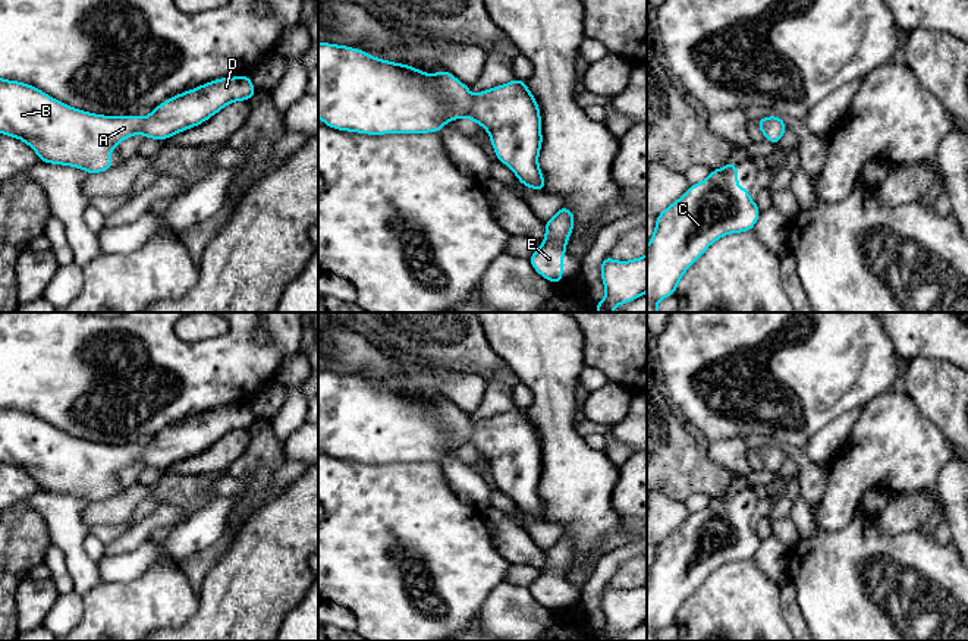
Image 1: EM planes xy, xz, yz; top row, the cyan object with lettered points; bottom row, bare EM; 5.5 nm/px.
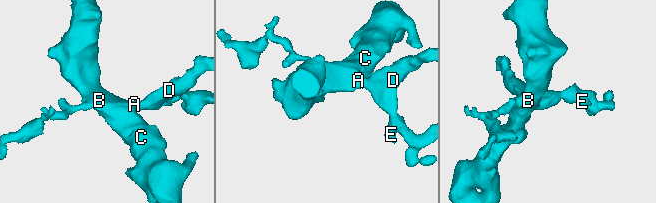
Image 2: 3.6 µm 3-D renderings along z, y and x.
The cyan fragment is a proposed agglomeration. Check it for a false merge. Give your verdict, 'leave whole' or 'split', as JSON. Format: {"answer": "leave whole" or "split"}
{"answer": "leave whole"}

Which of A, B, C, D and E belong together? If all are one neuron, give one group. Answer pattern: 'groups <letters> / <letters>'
groups A B C D E

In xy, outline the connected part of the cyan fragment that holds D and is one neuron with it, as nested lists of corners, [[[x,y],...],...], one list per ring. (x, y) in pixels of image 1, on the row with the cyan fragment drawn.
[[[248,73],[214,79],[183,91],[158,104],[147,117],[104,116],[73,109],[34,85],[0,78],[0,133],[23,141],[43,163],[70,166],[95,175],[116,166],[109,154],[122,141],[136,133],[145,135],[147,139],[169,139],[204,123],[227,104],[248,101],[254,95],[257,91]]]

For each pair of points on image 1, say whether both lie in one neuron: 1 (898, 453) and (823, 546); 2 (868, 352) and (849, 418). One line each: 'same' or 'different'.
1: different
2: different

